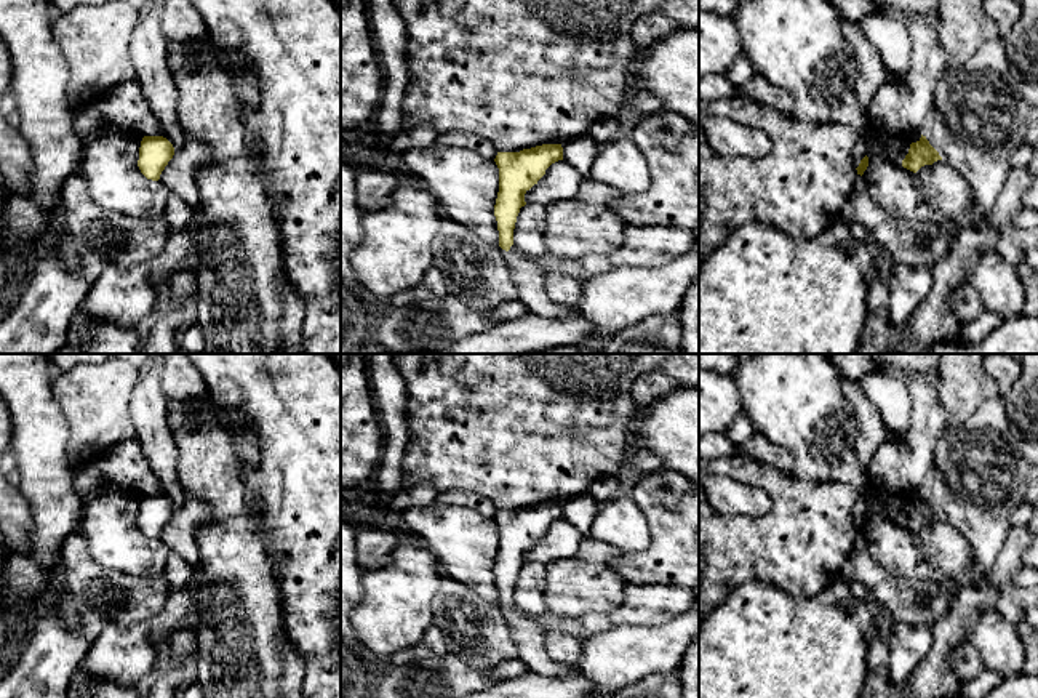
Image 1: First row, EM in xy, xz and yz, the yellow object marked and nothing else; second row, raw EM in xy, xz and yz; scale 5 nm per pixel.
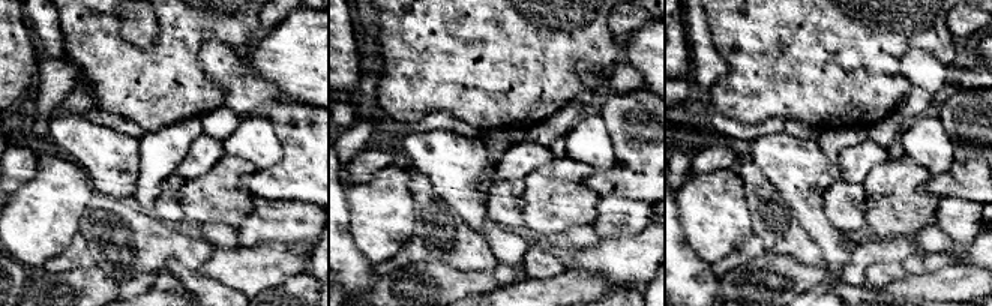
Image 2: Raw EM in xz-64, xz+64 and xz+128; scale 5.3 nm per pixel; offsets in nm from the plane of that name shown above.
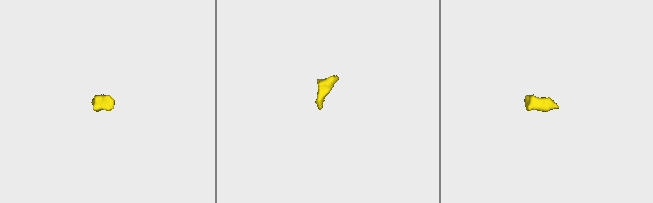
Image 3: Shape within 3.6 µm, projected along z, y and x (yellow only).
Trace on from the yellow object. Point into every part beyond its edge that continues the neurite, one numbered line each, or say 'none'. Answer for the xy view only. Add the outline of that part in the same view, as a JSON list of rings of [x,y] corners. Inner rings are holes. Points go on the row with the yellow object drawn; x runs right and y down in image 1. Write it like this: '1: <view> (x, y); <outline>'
none

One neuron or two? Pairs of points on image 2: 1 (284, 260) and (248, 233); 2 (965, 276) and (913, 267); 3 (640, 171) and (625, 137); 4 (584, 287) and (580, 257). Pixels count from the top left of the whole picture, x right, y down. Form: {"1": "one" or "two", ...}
{"1": "two", "2": "two", "3": "one", "4": "two"}

